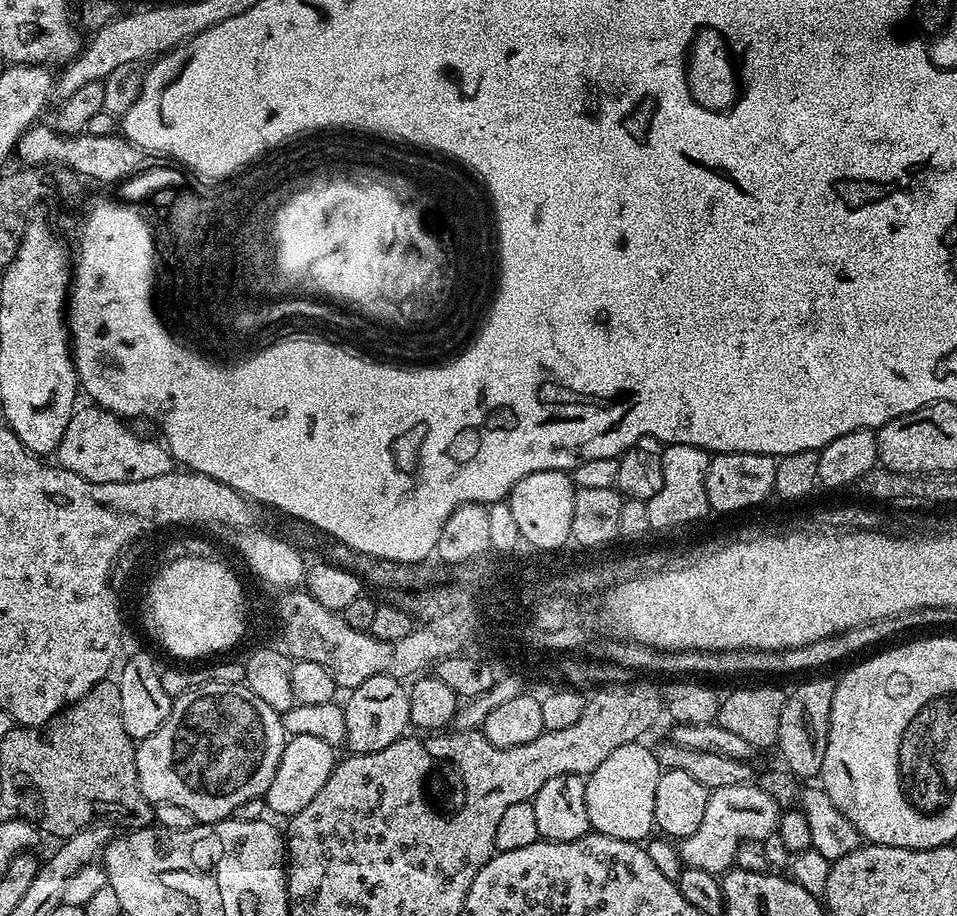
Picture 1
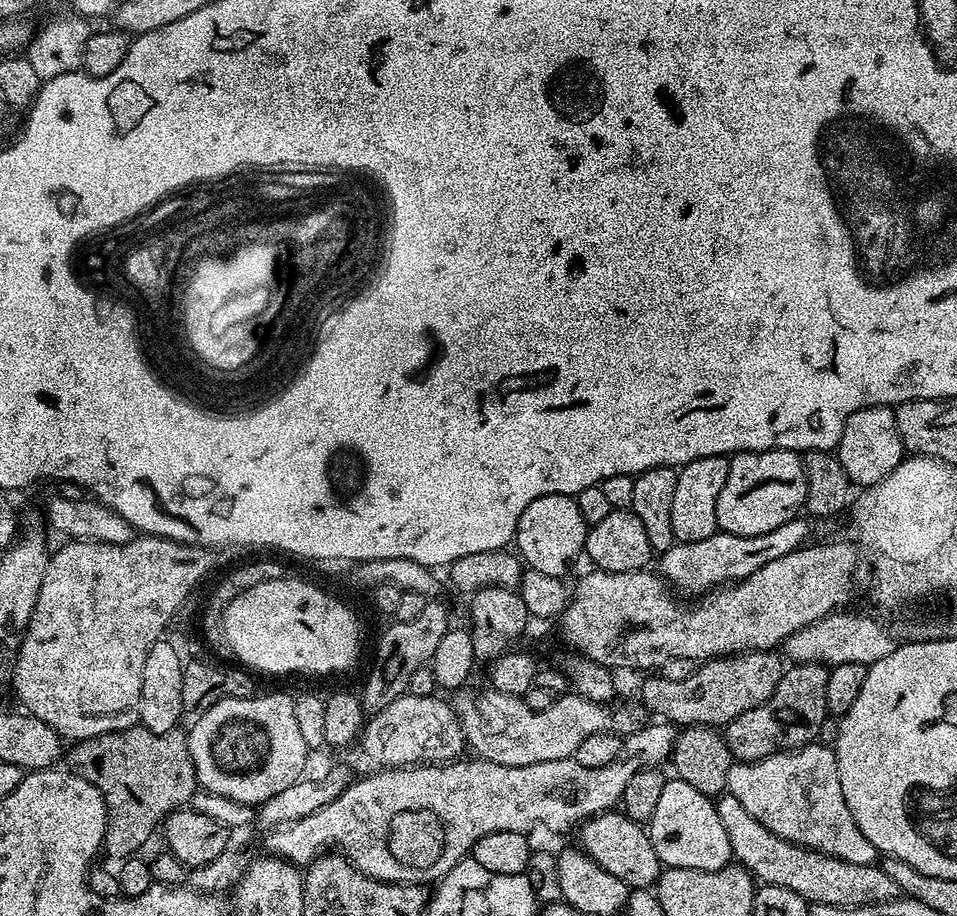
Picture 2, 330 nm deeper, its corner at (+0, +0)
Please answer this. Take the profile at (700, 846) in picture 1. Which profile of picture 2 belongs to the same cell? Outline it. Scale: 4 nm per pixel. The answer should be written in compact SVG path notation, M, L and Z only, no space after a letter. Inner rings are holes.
M813 742L786 752L775 752L761 760L733 763L727 792L734 794L734 798L738 798L738 802L742 802L742 806L762 822L762 826L782 838L806 848L815 848L817 852L841 856L846 862L877 863L876 847L866 834L862 834L862 830L858 830L858 822L854 822L854 814L850 814L850 806L846 806L846 798L842 798L842 778L838 778L836 753L827 744Z

